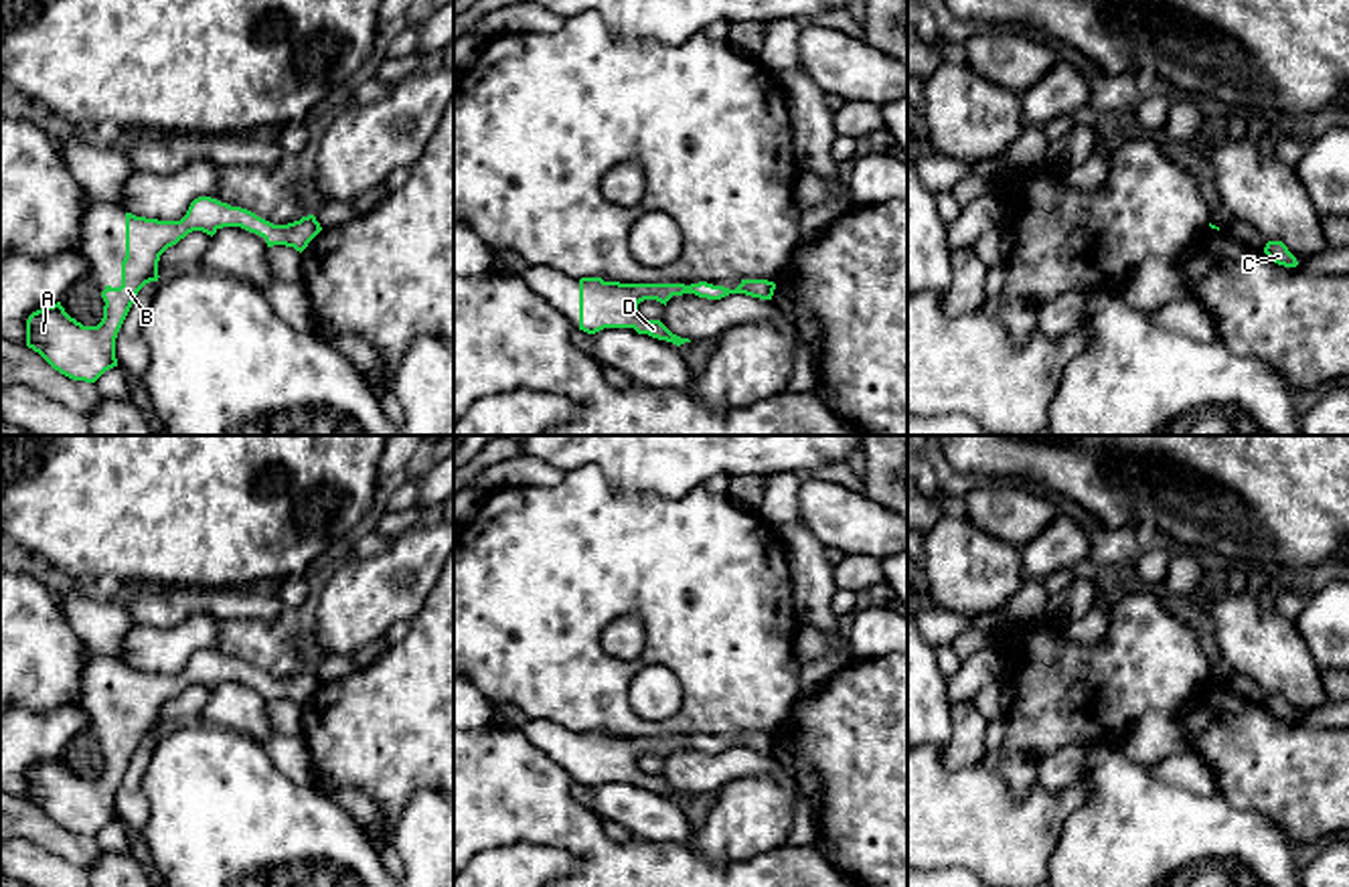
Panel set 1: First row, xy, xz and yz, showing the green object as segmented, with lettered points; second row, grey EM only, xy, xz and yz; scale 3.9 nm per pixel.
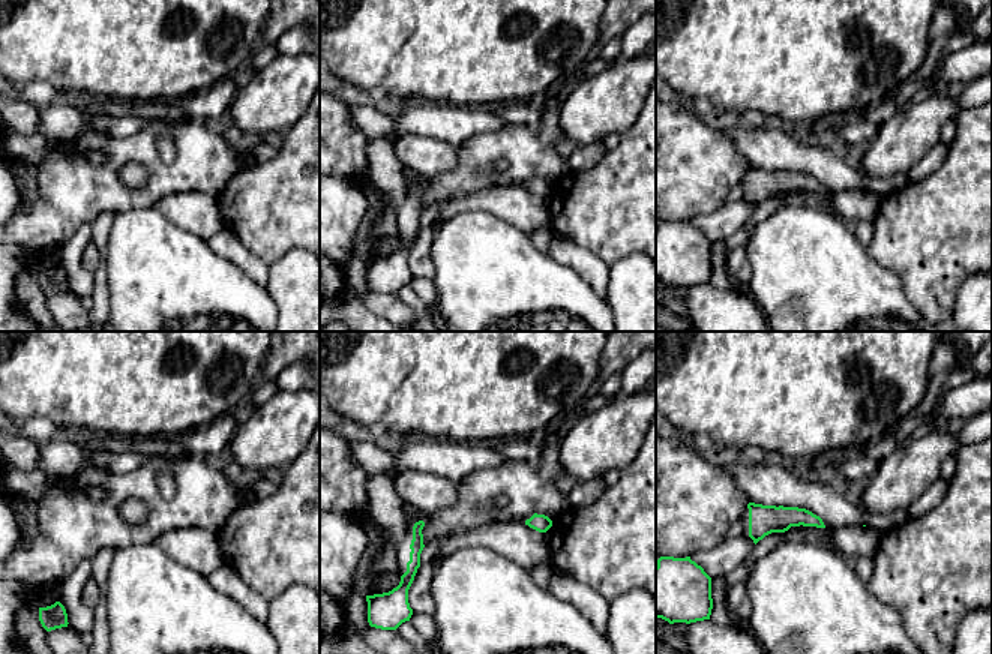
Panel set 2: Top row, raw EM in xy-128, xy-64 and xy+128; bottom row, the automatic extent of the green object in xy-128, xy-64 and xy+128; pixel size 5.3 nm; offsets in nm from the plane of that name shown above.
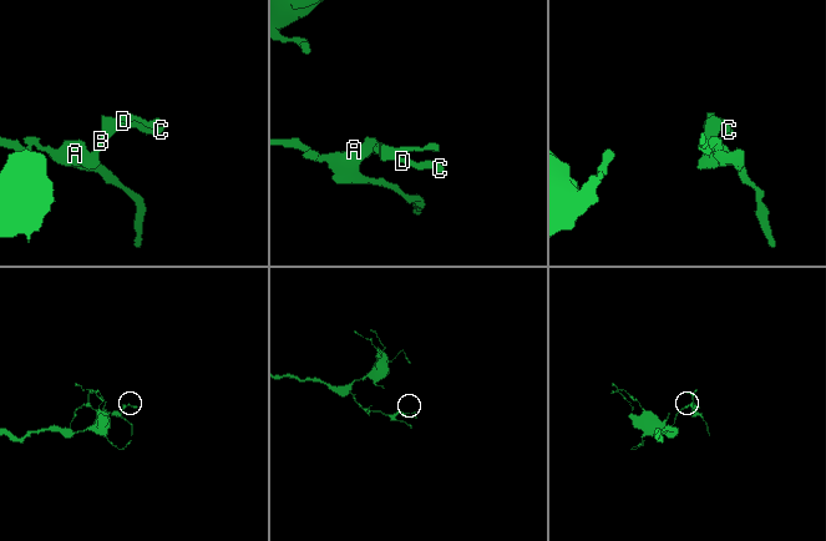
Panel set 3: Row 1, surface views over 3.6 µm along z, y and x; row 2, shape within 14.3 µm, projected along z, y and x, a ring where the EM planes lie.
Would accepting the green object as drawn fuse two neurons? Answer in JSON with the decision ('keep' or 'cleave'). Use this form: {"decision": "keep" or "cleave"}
{"decision": "keep"}

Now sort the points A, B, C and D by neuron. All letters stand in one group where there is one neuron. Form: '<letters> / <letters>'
A B C D

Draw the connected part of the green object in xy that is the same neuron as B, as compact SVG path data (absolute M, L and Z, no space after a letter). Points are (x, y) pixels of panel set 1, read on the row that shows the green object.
M211 196L194 198L180 221L158 221L126 213L122 286L105 286L101 292L105 302L101 322L83 326L57 302L28 316L26 346L61 375L95 383L105 371L117 367L117 332L138 292L146 284L158 281L160 255L192 231L213 237L223 227L241 227L263 237L267 247L286 245L300 253L322 231L314 215L288 225L273 225L247 209L231 207Z

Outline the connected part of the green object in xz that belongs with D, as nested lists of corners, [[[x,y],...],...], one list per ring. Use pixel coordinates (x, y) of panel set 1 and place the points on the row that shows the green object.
[[[602,277],[579,279],[579,330],[596,334],[604,328],[634,328],[638,334],[648,334],[677,346],[691,342],[672,334],[660,320],[646,320],[638,314],[638,304],[656,300],[666,306],[672,296],[695,294],[707,300],[721,300],[729,294],[745,294],[760,300],[772,300],[776,290],[768,279],[741,279],[735,290],[699,284],[620,284],[604,281]]]

